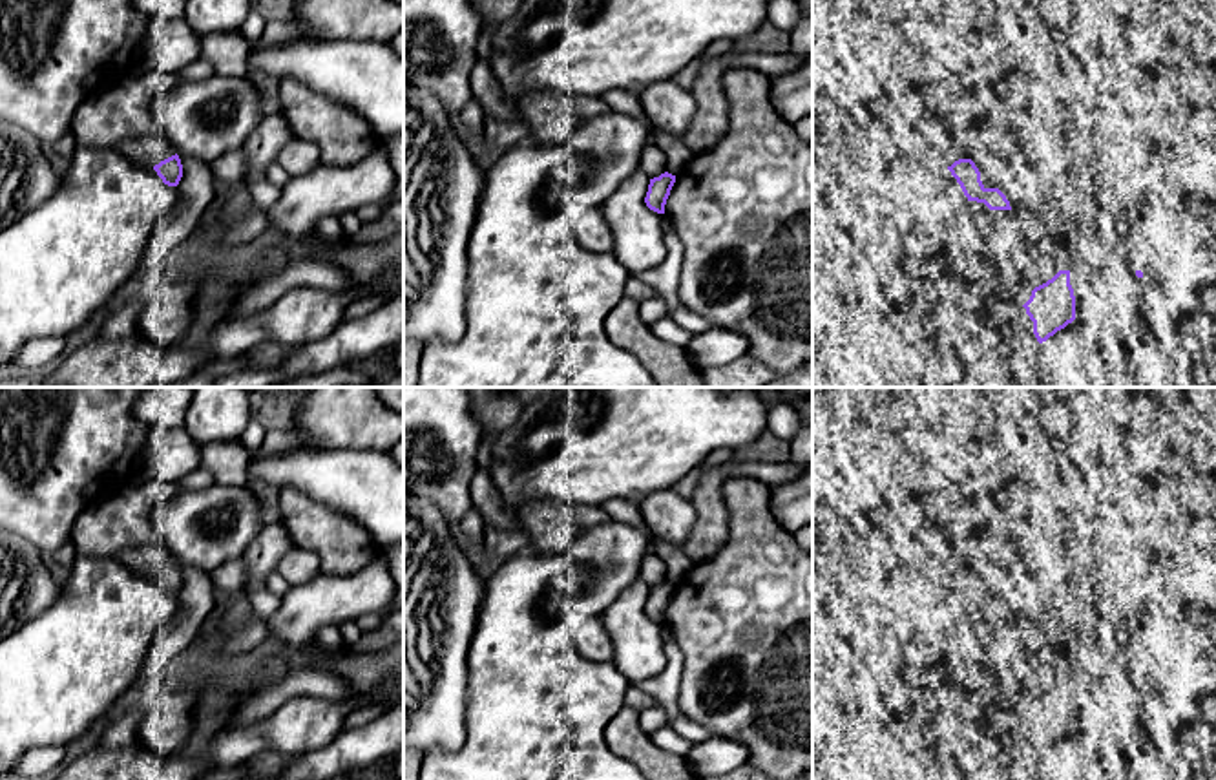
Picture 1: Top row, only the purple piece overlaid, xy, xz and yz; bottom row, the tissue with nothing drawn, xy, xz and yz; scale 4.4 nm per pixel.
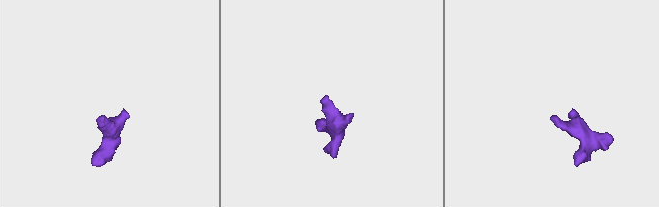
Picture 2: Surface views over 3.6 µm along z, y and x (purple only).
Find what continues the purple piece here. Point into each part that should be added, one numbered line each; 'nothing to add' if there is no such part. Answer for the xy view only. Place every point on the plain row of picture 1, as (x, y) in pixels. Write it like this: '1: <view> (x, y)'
1: xy (146, 559)

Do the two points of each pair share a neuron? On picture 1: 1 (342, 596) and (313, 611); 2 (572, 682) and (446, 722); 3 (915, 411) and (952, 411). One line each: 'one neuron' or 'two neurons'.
1: one neuron
2: two neurons
3: two neurons

